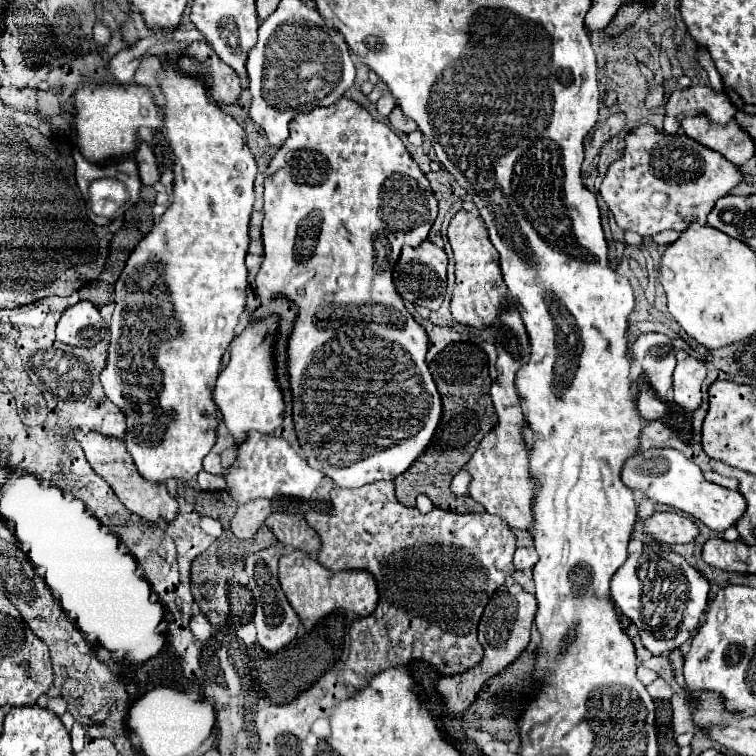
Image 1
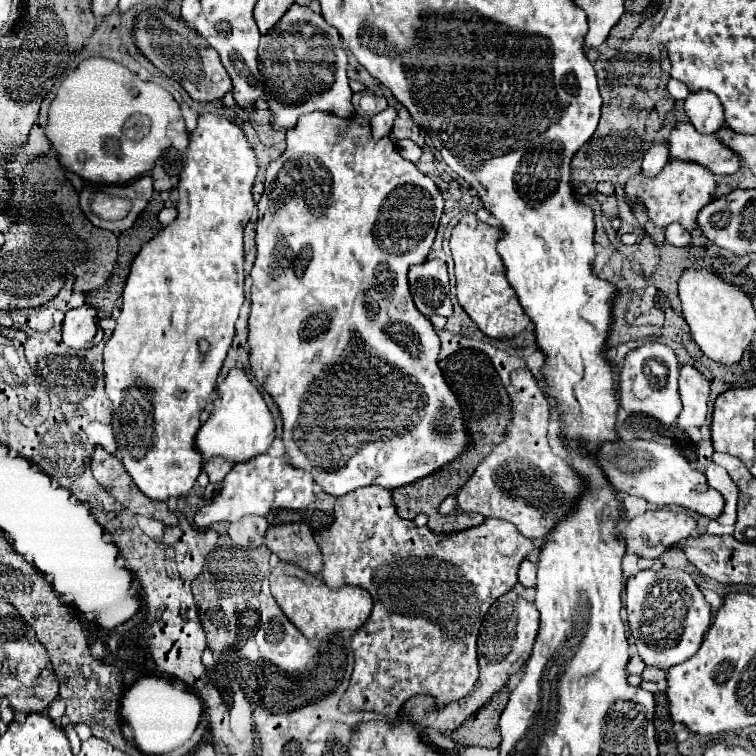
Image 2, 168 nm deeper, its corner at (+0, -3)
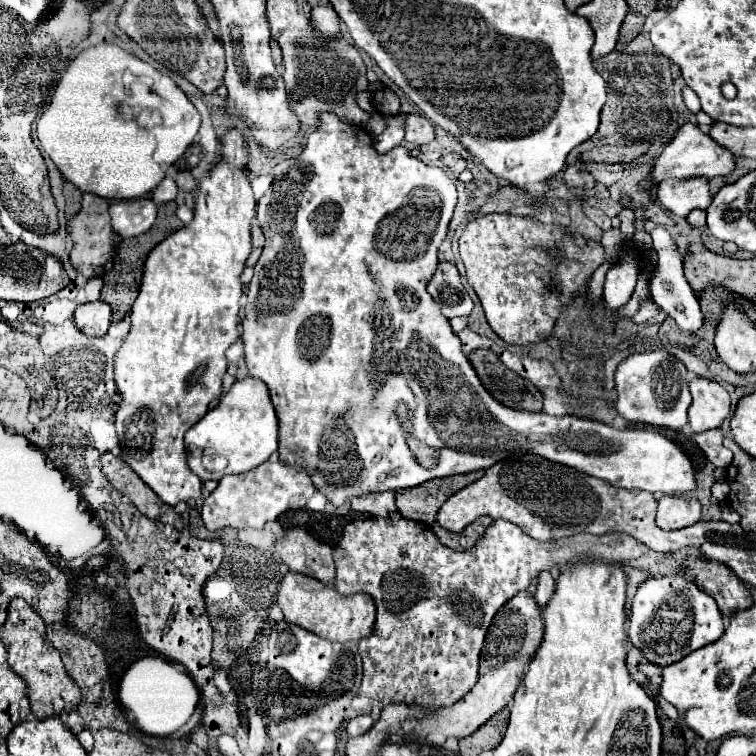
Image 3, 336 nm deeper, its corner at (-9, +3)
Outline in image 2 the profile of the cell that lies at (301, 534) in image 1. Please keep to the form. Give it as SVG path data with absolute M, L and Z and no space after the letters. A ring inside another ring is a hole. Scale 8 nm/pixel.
M278 524L266 530L266 546L280 560L294 562L300 568L318 574L322 568L322 552L312 538L308 524Z

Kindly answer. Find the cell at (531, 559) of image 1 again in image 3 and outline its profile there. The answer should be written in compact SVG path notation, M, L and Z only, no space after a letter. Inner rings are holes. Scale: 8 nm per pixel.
M541 572L539 574L539 584L537 584L537 592L535 592L535 602L539 604L539 608L545 608L547 602L551 600L555 592L555 580L549 572Z

